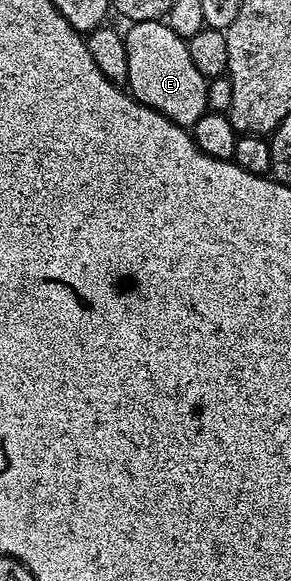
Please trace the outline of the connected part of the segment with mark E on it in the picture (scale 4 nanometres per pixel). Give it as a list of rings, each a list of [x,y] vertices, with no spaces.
[[[161,19],[133,22],[128,28],[123,38],[128,63],[126,86],[130,96],[161,112],[178,126],[192,128],[196,120],[207,113],[209,81],[193,63],[187,41]]]

